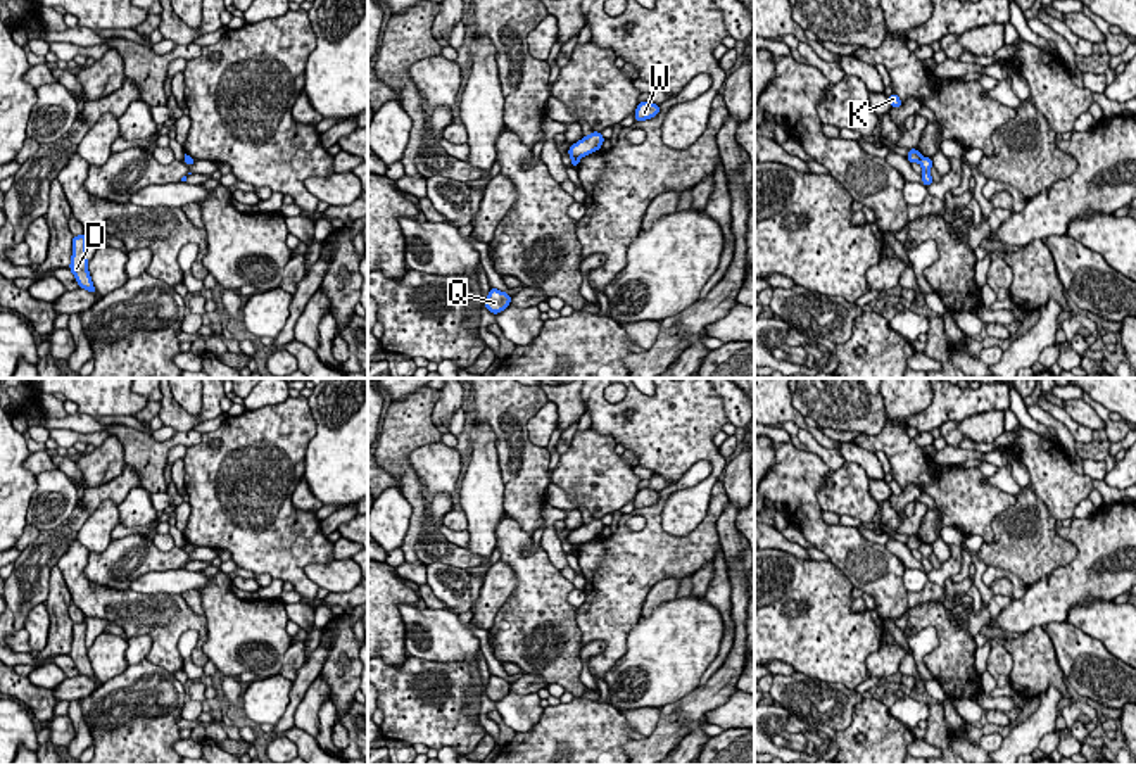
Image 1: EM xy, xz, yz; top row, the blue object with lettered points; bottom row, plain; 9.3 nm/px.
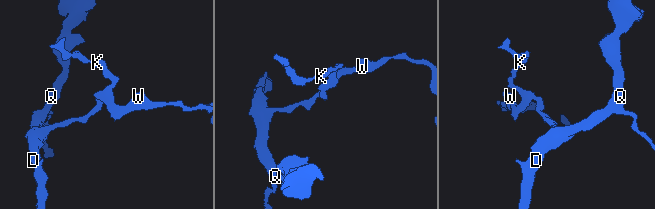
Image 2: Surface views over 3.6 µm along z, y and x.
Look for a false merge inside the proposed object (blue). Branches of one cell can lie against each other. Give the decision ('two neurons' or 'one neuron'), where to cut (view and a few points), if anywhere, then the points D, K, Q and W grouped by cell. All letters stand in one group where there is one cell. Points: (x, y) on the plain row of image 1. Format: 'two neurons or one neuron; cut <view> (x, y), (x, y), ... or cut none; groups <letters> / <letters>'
two neurons; cut xz (579, 543), (572, 544); groups D Q / K W

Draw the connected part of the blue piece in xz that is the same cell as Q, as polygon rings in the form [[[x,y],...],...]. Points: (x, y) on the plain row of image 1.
[[[490,675],[489,684],[485,687],[485,694],[492,701],[497,701],[497,699],[504,698],[509,692],[509,689],[511,689],[509,680],[504,680],[497,675]]]

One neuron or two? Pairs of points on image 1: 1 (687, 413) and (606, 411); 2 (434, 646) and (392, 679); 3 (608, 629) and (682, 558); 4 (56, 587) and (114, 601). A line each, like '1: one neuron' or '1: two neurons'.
1: one neuron
2: two neurons
3: one neuron
4: two neurons

